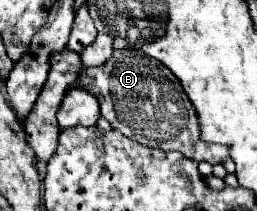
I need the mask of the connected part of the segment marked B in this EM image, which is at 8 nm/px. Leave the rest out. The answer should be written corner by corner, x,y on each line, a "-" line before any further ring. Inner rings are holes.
136,49
114,51
112,59
108,59
104,65
92,67
92,69
86,67
80,73
80,85
98,99
102,117
106,117
116,131
124,133
126,137
130,137
146,147
154,147
154,149
162,149
162,151
180,151
184,157
188,157
192,161
208,161
210,165
222,163
226,157
230,157
228,147
204,143
200,139
200,121
196,121
196,109
192,107
192,101
188,99
188,95
184,95
180,81
160,61
144,55
142,51
136,51

